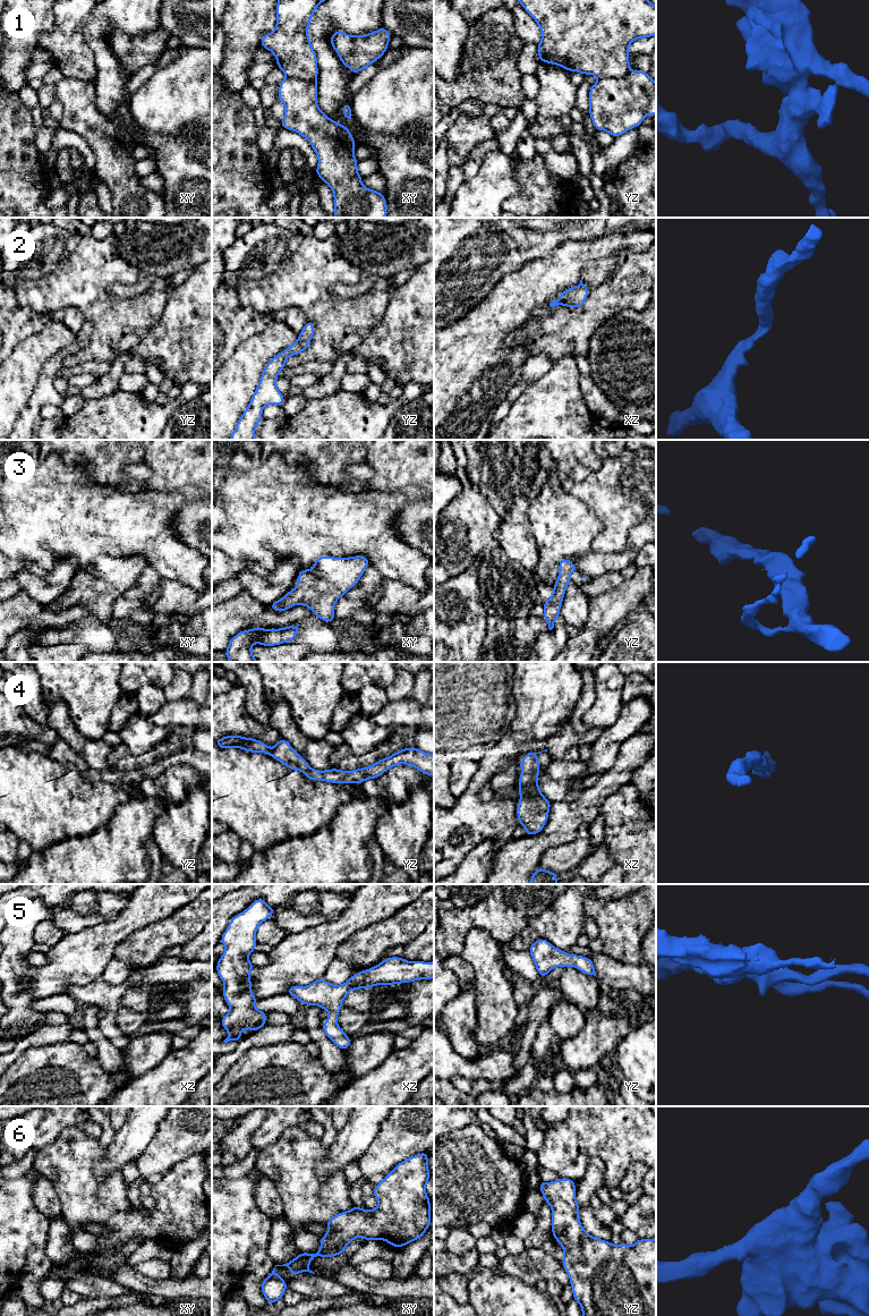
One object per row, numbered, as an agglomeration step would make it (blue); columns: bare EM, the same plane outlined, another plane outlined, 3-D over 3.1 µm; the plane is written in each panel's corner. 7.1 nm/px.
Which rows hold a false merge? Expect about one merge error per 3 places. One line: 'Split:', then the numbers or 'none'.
Split: 1

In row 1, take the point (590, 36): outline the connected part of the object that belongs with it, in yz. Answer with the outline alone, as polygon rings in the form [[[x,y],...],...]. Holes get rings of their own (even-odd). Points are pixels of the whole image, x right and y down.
[[[518,0],[523,9],[534,18],[542,31],[542,41],[537,45],[540,62],[560,66],[568,71],[578,71],[585,76],[591,74],[600,78],[621,78],[630,71],[629,45],[637,39],[656,35],[656,6],[649,0]]]

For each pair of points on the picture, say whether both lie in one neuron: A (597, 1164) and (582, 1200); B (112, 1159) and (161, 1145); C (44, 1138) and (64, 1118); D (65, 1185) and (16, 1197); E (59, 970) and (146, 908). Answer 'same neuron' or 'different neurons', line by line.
A: same neuron
B: different neurons
C: same neuron
D: different neurons
E: same neuron

